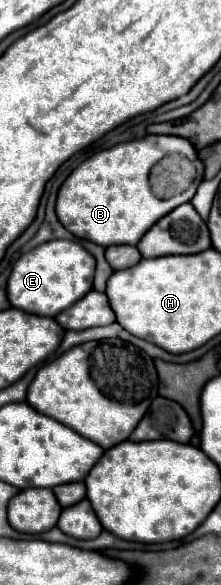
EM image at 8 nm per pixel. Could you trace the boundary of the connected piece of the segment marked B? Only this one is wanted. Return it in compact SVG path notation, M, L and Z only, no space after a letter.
M147 135L89 157L59 187L57 219L75 237L101 247L137 245L155 221L179 205L179 201L159 201L149 189L149 169L171 153L181 153L199 165L195 147L187 139L173 135Z

